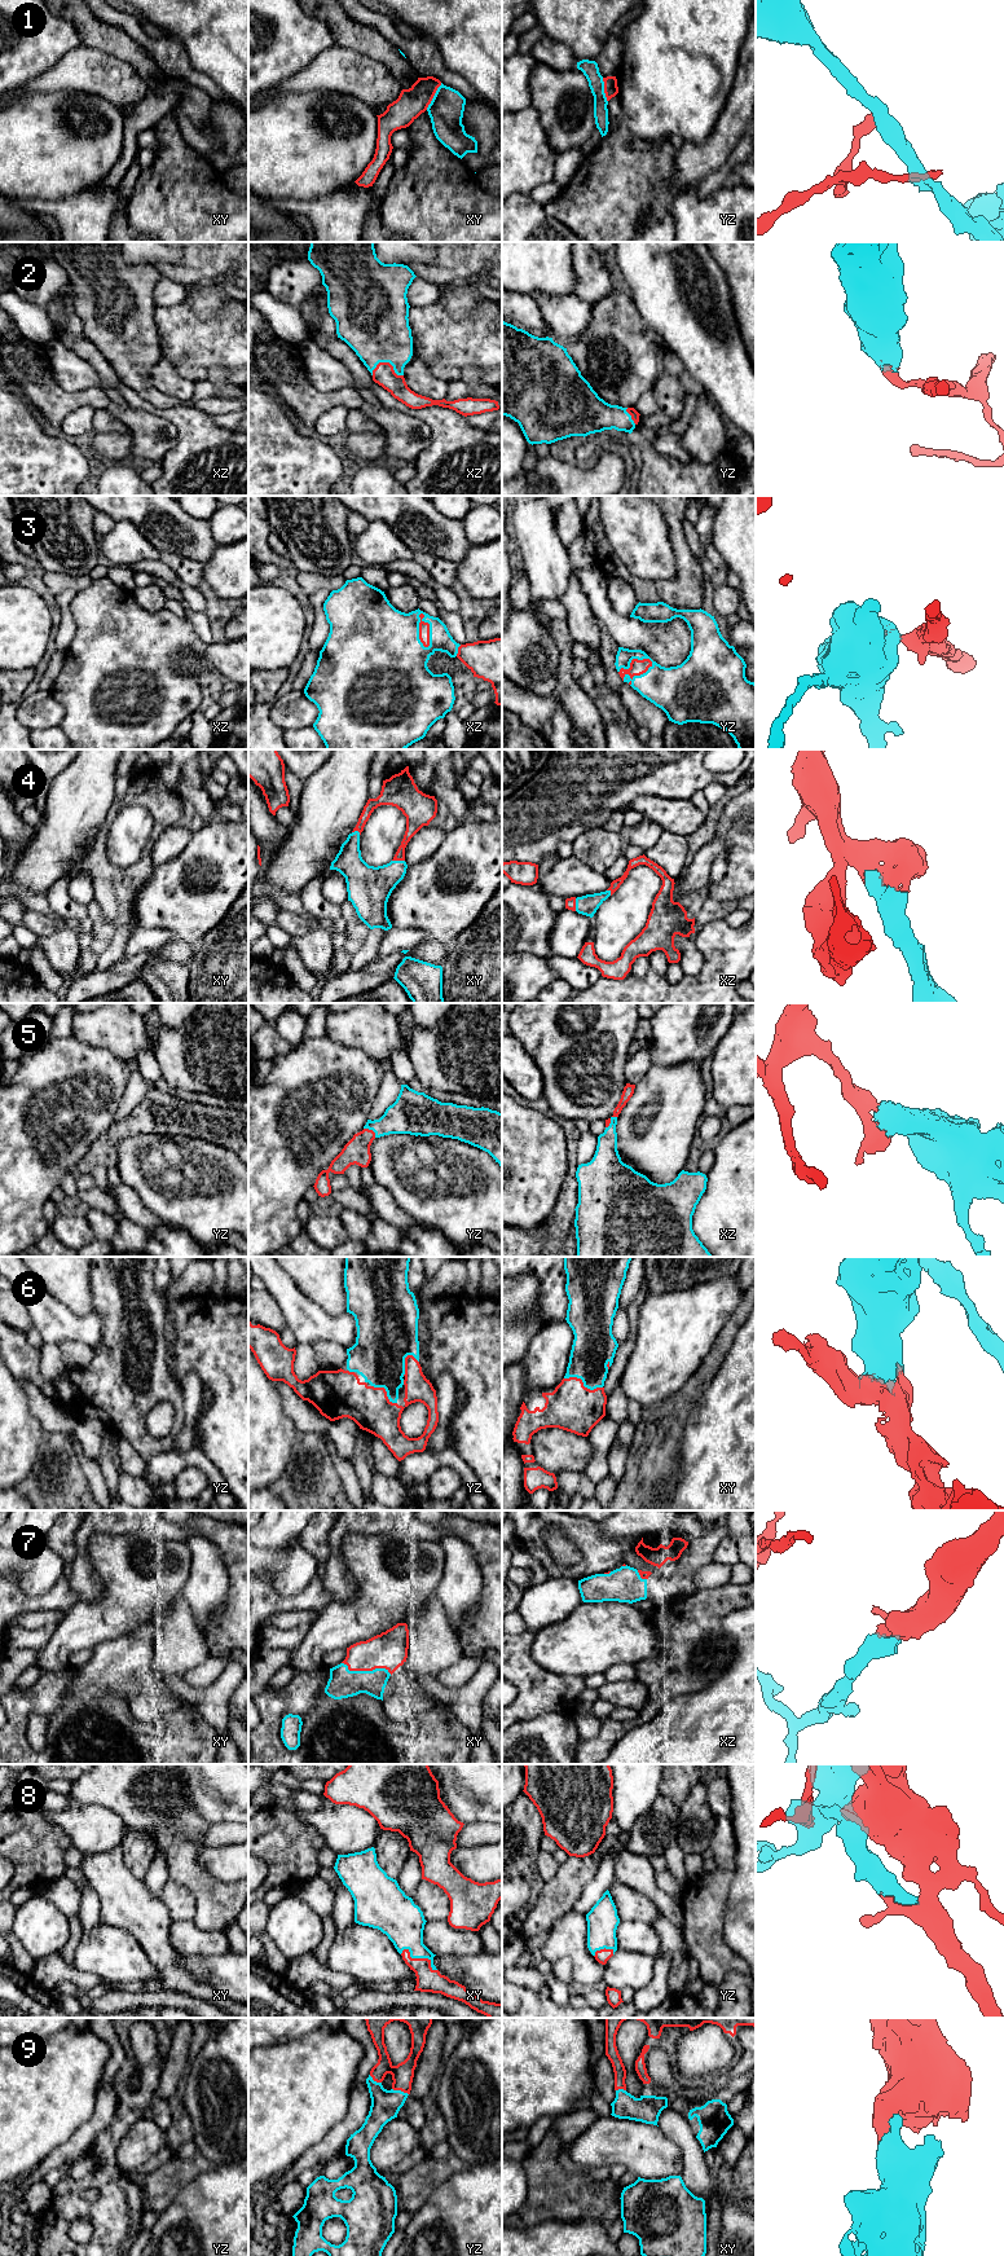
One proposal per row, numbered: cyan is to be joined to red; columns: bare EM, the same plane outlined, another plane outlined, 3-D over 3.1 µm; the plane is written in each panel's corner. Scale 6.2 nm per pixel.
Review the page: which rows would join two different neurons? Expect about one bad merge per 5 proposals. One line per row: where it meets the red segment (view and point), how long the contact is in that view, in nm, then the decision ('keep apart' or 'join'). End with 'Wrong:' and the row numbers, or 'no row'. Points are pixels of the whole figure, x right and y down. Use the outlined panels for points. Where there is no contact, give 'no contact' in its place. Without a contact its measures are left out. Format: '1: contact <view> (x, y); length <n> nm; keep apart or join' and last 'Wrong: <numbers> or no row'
1: contact xy (434, 95); length 190 nm; keep apart
2: contact xz (388, 363); length 200 nm; join
3: contact yz (633, 659); length 220 nm; join
4: contact xy (399, 860); length 80 nm; join
5: contact yz (371, 1130); length 100 nm; join
6: contact xy (582, 1384); length 240 nm; join
7: contact xy (366, 1670); length 320 nm; join
8: contact xy (419, 1958); length 260 nm; join
9: contact yz (400, 2089); length 110 nm; join
Wrong: 1

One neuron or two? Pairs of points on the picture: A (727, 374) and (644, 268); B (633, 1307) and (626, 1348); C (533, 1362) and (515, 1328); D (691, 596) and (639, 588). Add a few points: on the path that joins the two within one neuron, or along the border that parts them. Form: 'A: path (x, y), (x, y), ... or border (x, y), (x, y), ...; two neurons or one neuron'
A: path (710, 348), (682, 316), (682, 307), (670, 294); one neuron
B: path (633, 1318), (632, 1337); one neuron
C: border (544, 1326), (532, 1338), (527, 1354), (520, 1362); two neurons
D: path (678, 593), (652, 590); one neuron

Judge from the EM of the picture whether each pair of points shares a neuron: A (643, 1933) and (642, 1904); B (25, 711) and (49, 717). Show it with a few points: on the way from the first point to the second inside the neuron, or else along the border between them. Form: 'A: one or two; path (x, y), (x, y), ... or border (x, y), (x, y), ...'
A: two; border (620, 1920), (639, 1920), (648, 1924)
B: one; path (31, 711), (43, 711)

